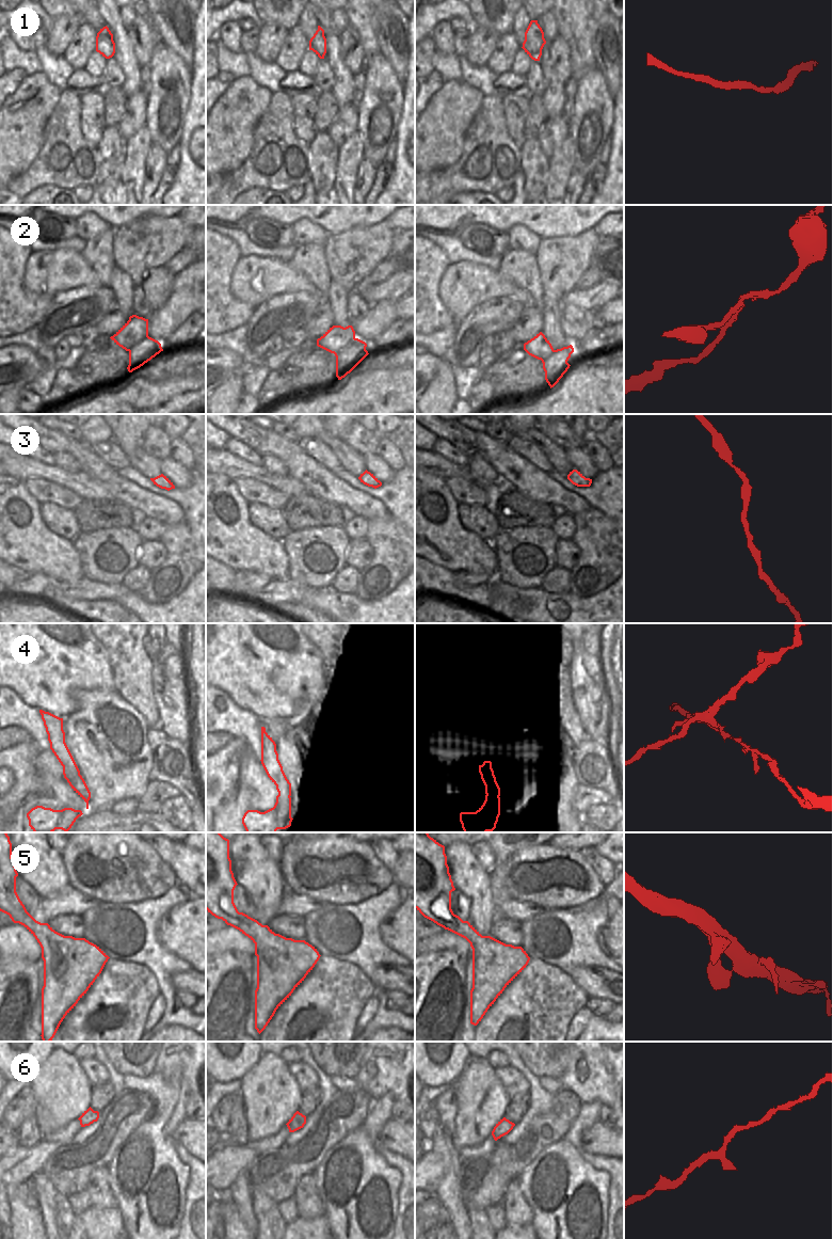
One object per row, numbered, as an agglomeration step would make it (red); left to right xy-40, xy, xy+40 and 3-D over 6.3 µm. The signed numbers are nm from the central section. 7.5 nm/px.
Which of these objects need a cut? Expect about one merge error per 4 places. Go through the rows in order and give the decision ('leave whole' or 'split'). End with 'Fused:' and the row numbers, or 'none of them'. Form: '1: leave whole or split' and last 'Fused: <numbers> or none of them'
1: leave whole
2: split
3: leave whole
4: split
5: leave whole
6: leave whole
Fused: 2, 4

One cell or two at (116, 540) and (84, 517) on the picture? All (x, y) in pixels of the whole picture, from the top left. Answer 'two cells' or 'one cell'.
two cells

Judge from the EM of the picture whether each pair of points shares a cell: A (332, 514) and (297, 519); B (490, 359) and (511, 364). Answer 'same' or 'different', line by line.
A: same
B: different

